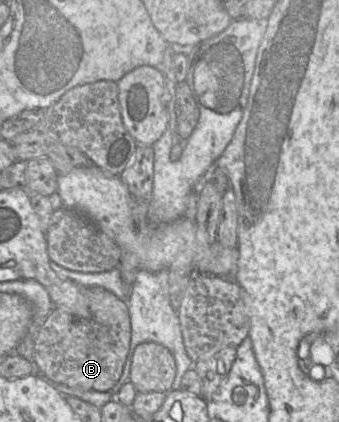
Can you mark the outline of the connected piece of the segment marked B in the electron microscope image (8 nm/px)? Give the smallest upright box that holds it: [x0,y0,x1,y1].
[34,287,131,392]

